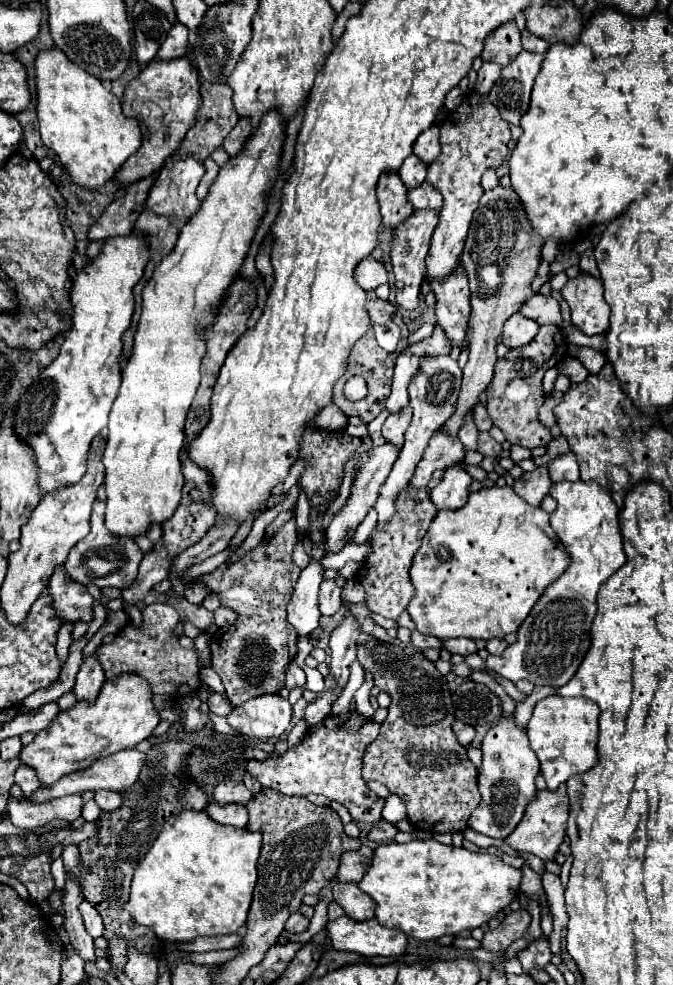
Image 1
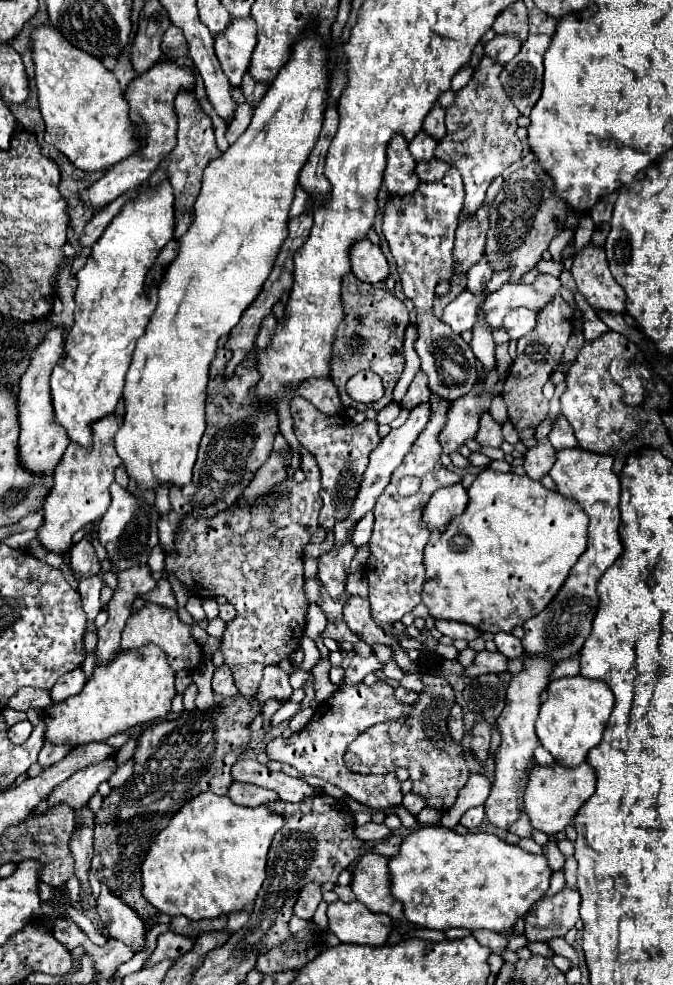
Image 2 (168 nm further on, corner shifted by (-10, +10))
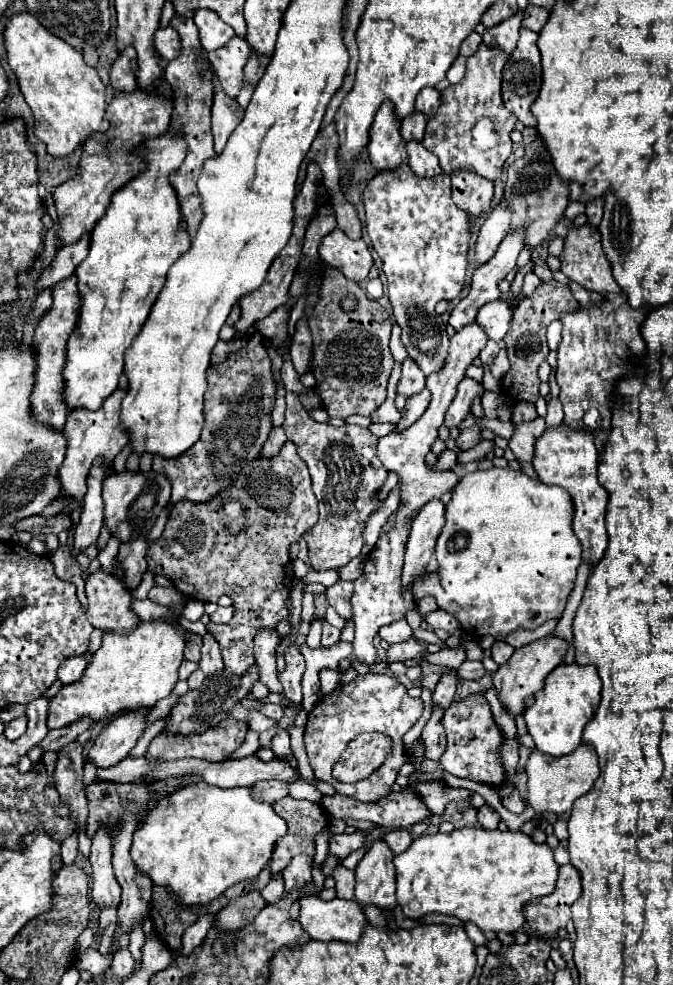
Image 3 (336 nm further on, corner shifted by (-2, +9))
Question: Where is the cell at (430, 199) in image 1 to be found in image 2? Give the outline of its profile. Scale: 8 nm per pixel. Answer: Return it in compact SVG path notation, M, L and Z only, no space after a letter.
M433 158L431 162L419 162L417 164L417 176L421 182L437 182L447 174L449 166L445 162L439 162L437 158Z

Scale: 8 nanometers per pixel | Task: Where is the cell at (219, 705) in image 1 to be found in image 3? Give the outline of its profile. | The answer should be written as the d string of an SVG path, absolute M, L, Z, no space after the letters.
M207 633L207 635L203 637L199 669L201 669L205 675L213 675L215 671L223 671L221 649L219 649L219 643L215 641L215 637L213 637L211 633Z

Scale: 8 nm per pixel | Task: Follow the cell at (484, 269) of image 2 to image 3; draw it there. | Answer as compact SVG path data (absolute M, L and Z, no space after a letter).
M503 199L499 205L495 205L495 209L489 213L489 217L485 219L479 231L477 245L475 245L479 263L485 263L487 259L491 259L491 255L497 251L499 243L507 235L509 227L511 227L511 209Z

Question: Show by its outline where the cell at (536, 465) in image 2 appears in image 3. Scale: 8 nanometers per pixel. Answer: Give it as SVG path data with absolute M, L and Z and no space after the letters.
M537 417L533 421L521 421L509 439L509 449L515 453L517 461L533 461L533 449L539 435L545 431L545 419Z

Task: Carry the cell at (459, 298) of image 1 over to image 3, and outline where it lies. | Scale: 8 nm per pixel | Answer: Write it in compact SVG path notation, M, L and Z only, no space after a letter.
M451 171L451 185L453 185L453 201L457 207L469 213L469 223L483 215L493 197L493 181L483 179L475 171Z

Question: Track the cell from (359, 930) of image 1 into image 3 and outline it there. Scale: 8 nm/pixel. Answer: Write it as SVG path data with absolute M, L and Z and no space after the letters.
M315 895L299 899L299 923L317 941L359 941L367 919L357 901L323 901Z

